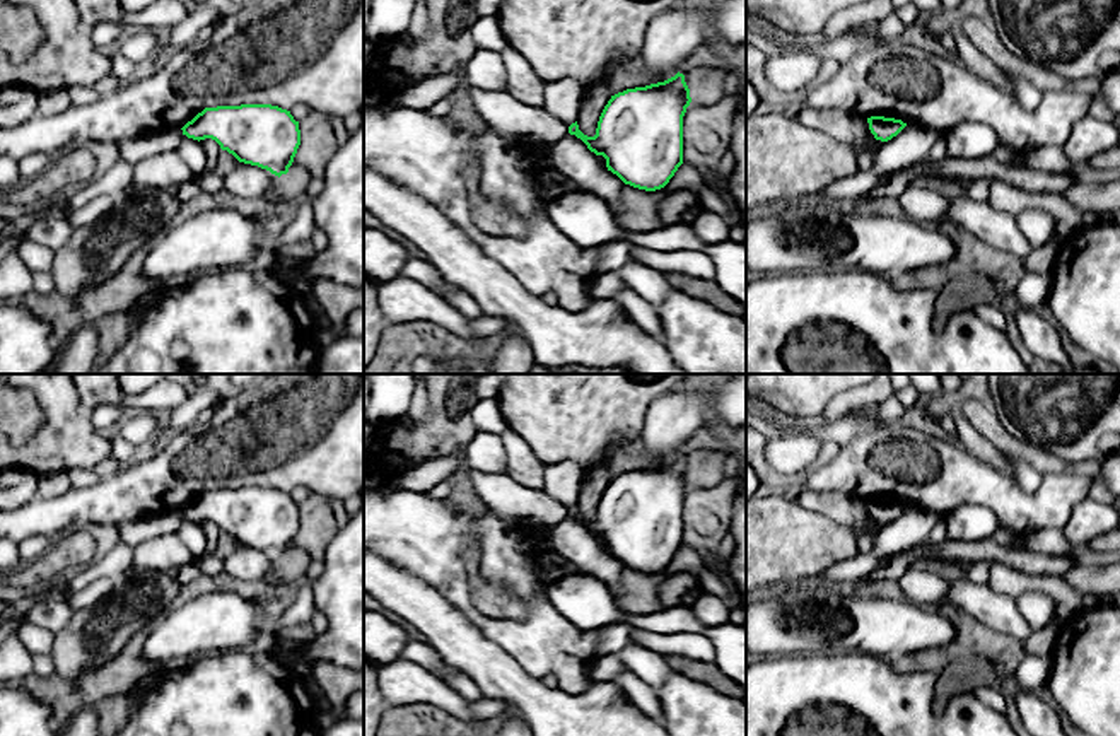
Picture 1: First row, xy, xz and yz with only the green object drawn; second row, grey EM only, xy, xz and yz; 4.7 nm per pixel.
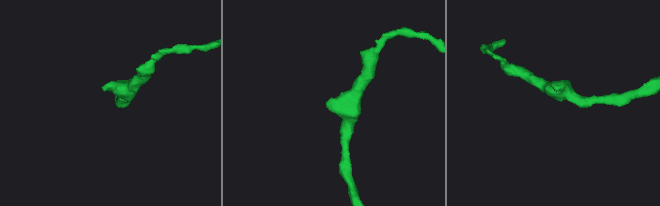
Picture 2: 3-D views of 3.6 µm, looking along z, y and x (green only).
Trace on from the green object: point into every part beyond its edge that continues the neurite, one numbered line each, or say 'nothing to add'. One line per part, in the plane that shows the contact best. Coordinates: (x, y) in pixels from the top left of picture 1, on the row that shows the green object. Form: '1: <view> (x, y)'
nothing to add

